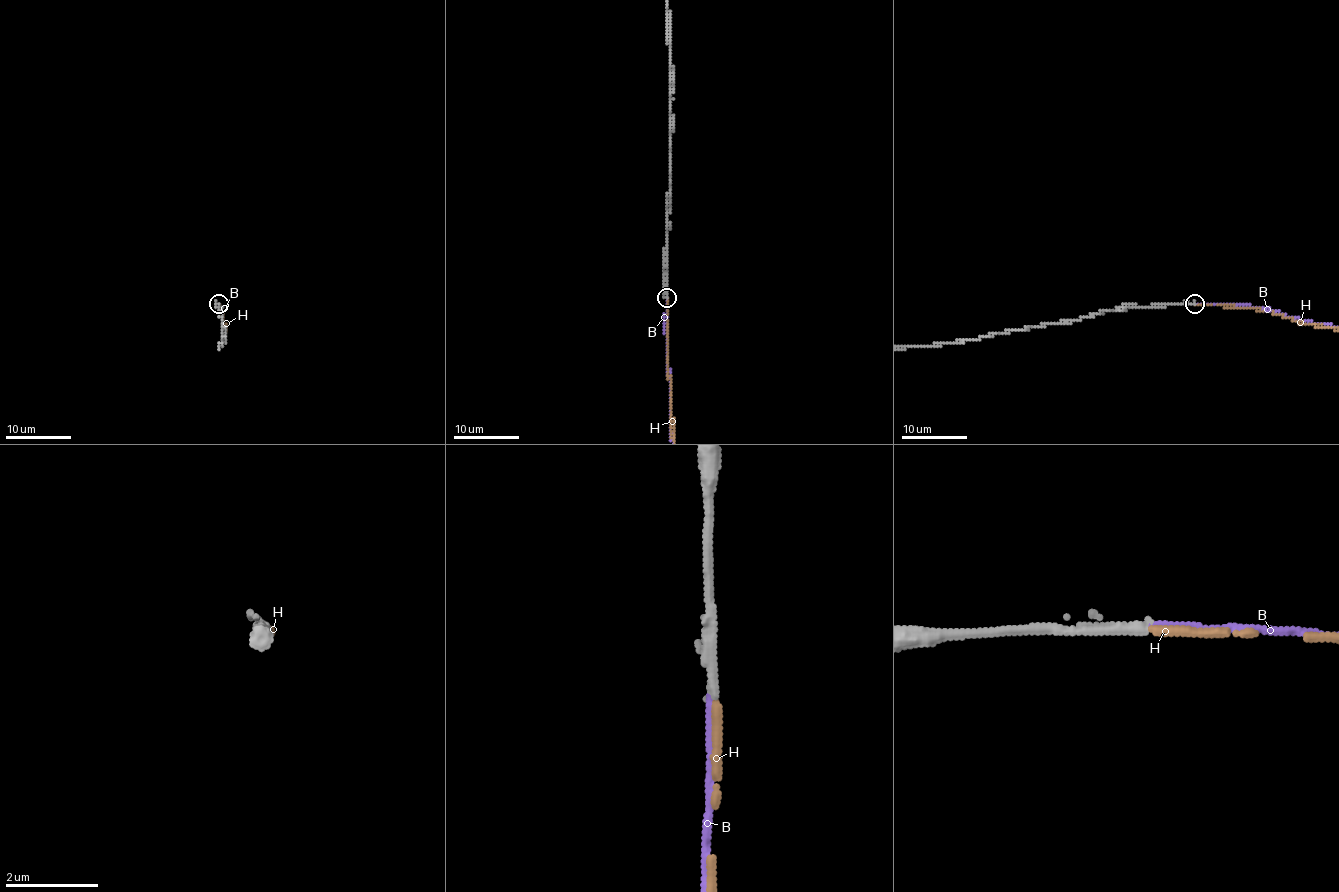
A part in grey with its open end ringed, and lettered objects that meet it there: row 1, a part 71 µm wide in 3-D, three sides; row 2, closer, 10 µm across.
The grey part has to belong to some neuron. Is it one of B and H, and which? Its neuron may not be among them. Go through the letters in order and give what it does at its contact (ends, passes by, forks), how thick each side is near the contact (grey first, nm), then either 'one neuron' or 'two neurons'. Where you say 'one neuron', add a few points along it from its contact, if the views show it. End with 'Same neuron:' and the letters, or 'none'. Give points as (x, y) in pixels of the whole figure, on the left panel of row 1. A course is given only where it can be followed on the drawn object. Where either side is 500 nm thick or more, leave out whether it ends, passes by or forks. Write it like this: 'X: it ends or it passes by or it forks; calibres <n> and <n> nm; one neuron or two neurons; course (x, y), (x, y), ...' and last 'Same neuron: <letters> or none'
B: it ends; calibres 260 and 150 nm; two neurons
H: it ends; calibres 240 and 200 nm; one neuron
Same neuron: H

